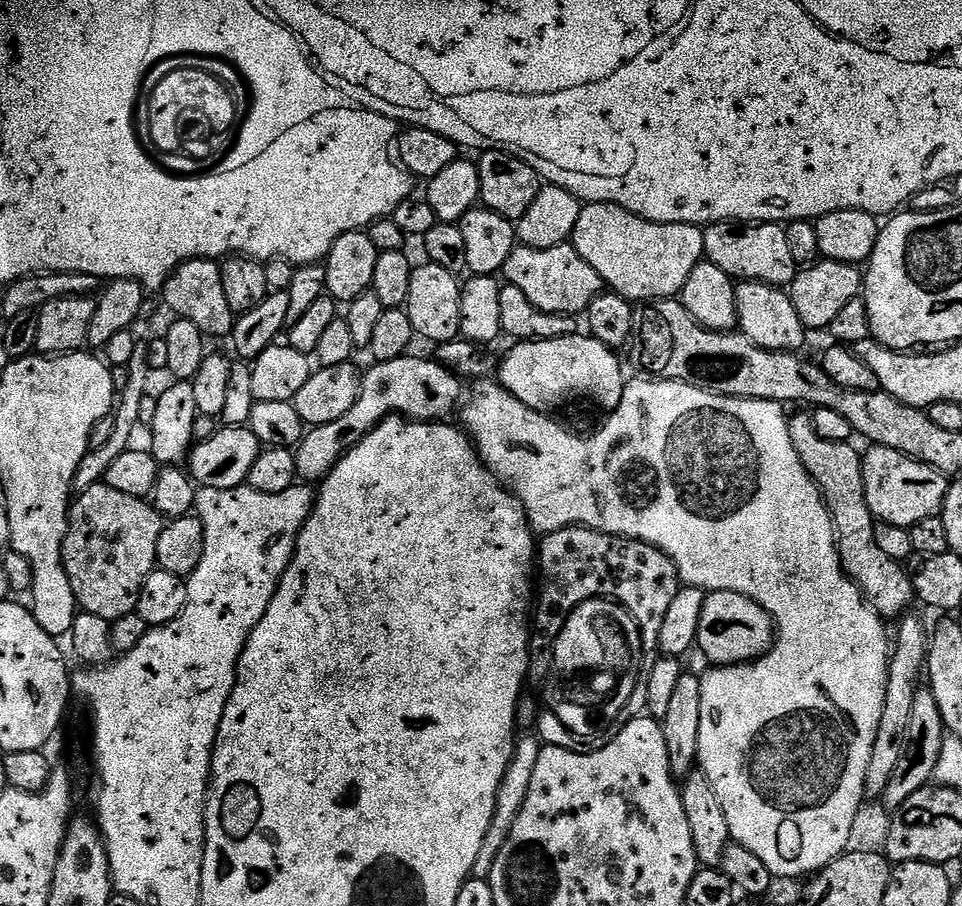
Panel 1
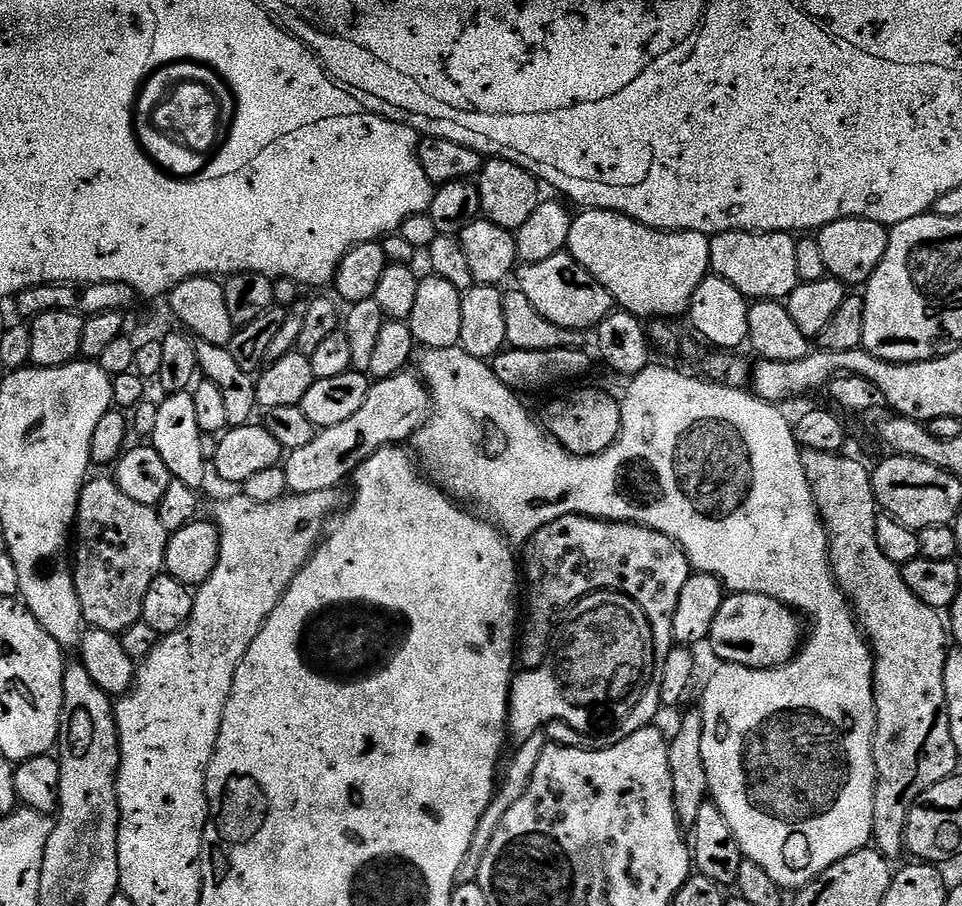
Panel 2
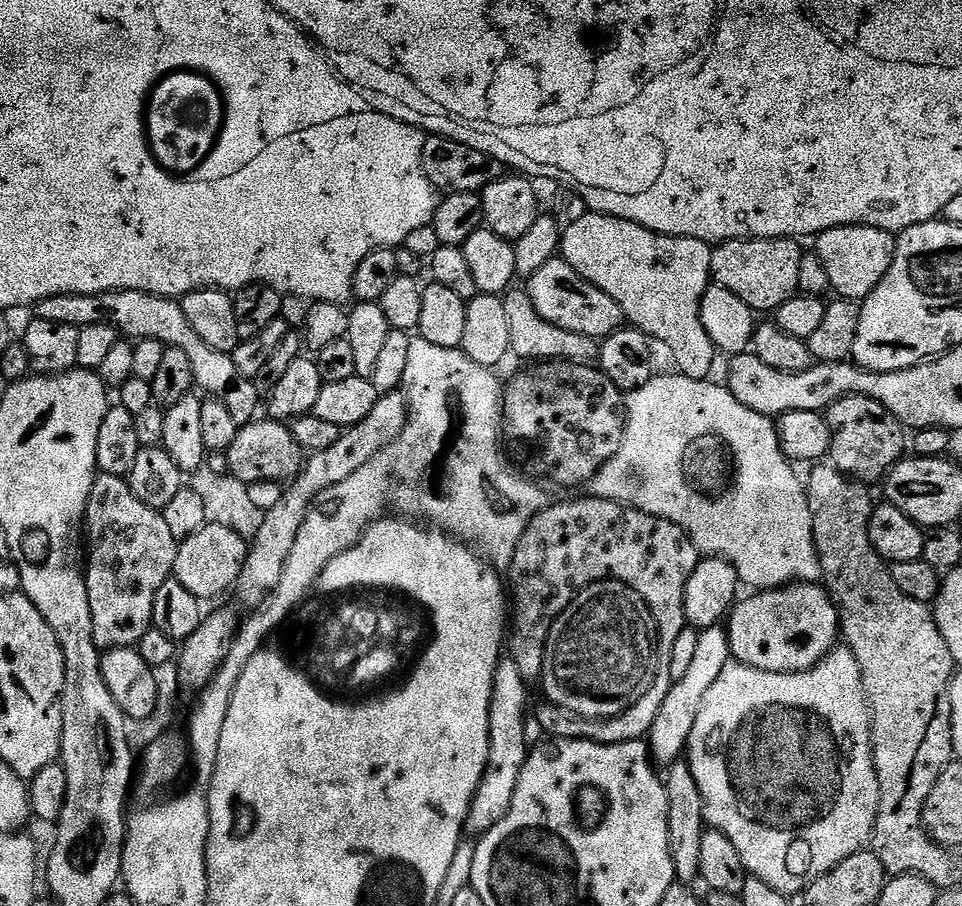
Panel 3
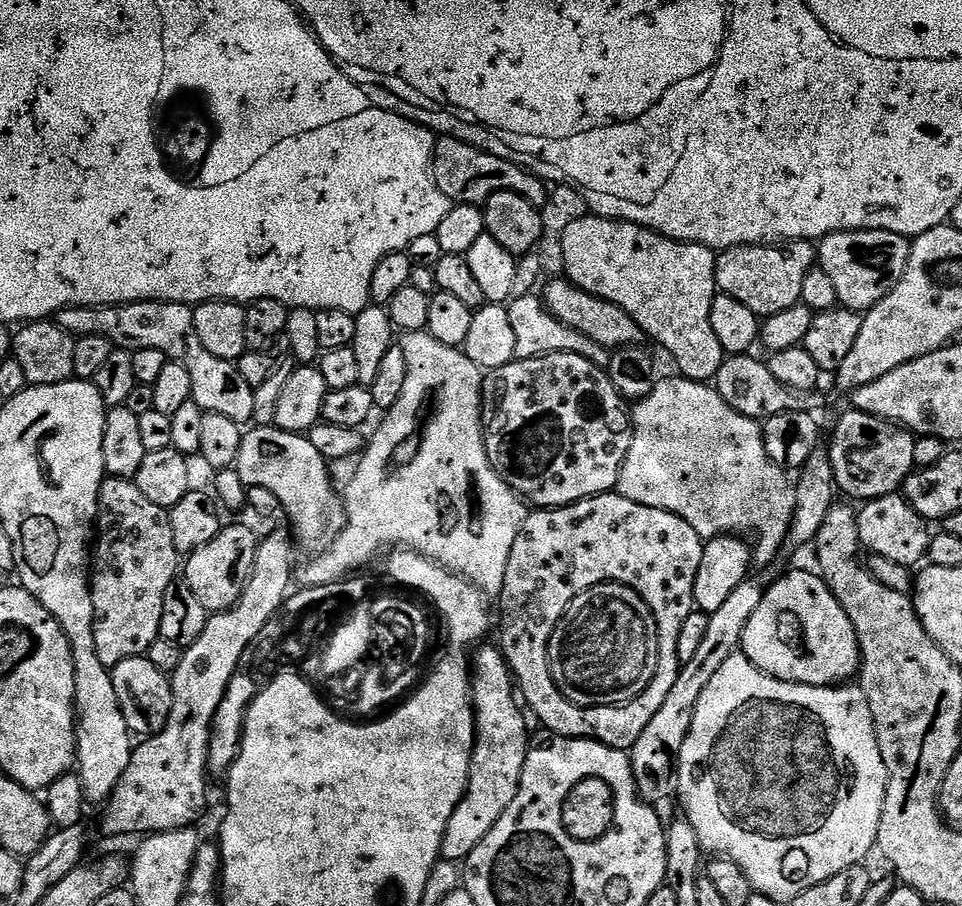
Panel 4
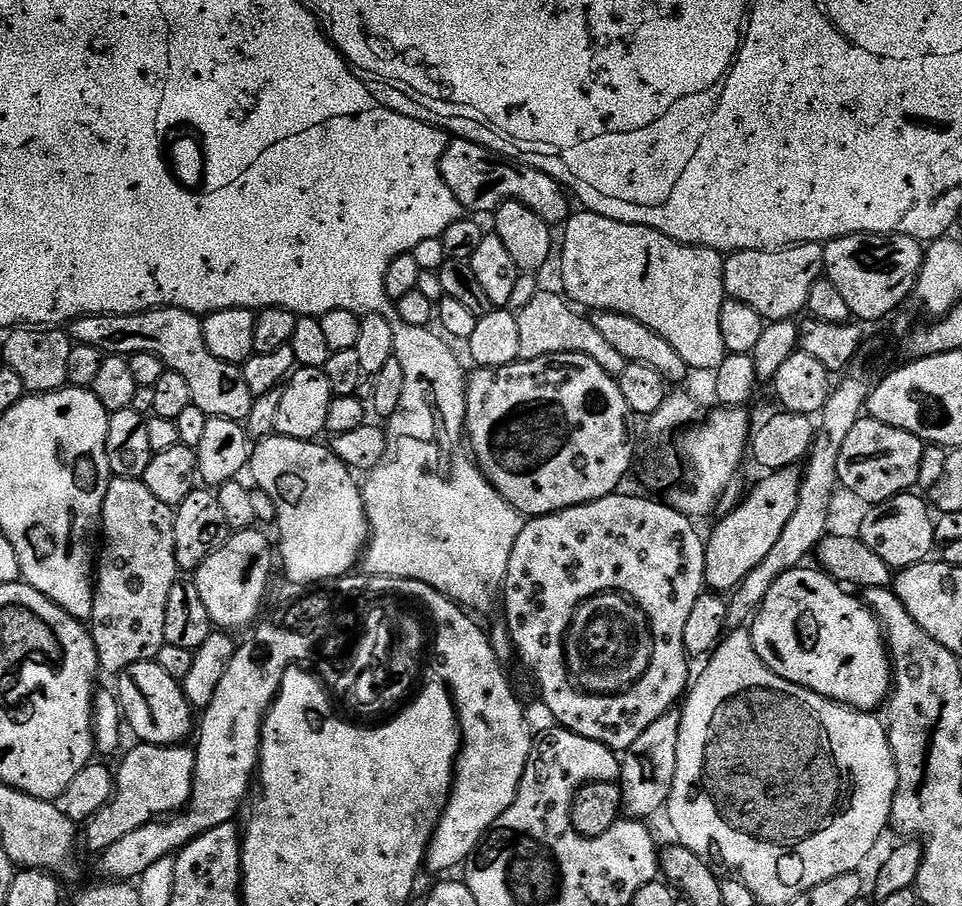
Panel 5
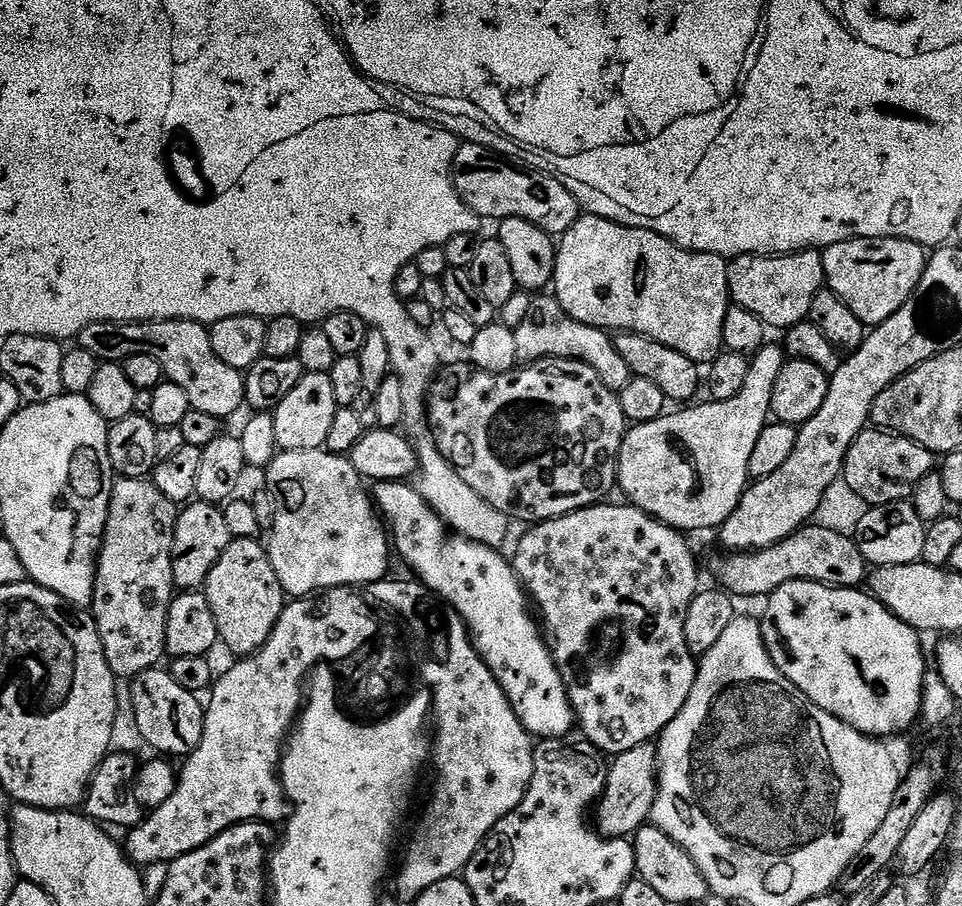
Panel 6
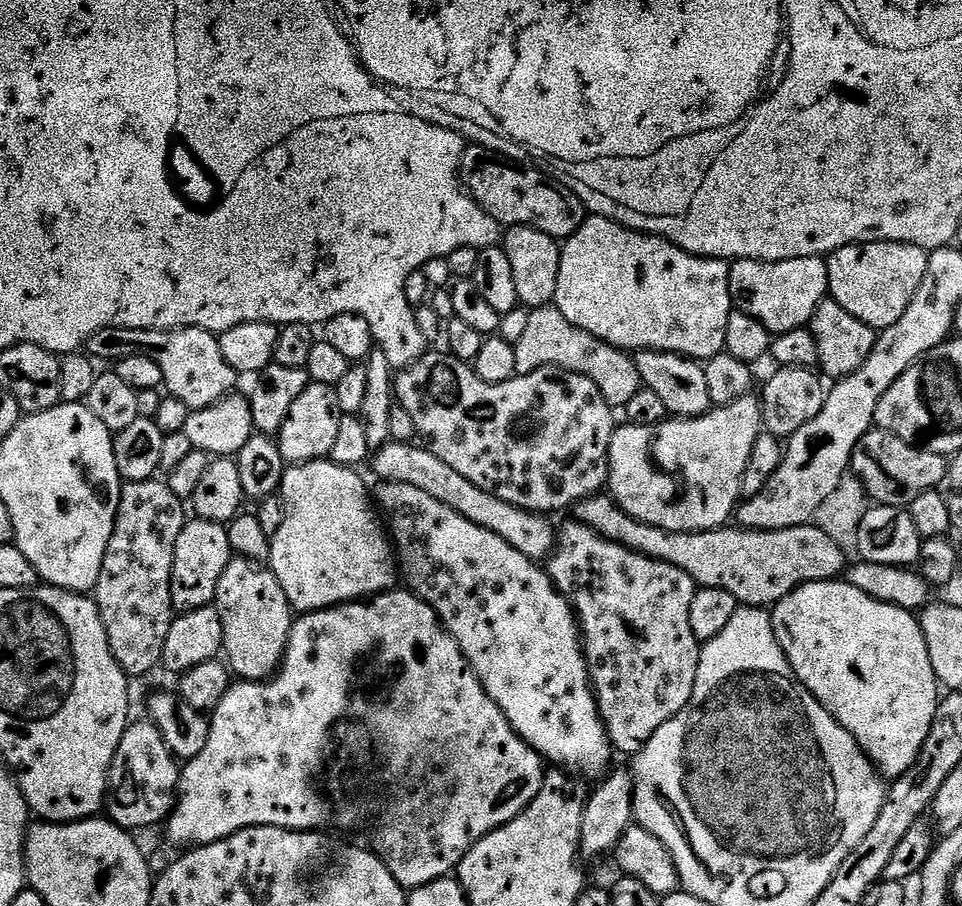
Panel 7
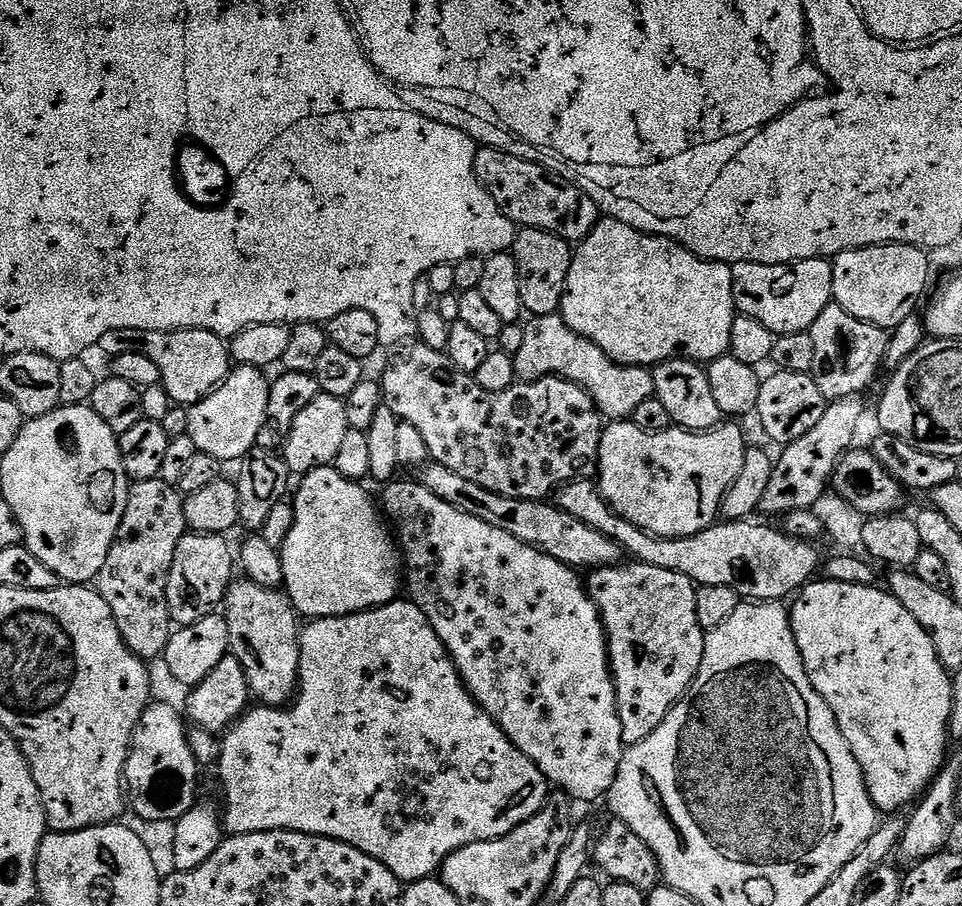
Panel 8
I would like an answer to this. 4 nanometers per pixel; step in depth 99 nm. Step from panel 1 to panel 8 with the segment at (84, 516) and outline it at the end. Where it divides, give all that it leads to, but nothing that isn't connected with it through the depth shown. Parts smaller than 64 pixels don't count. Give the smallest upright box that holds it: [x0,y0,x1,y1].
[94,478,189,662]

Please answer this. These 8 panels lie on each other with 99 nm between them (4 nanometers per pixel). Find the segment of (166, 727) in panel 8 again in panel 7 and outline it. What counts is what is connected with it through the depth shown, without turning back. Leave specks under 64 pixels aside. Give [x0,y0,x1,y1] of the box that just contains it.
[107,719,182,830]

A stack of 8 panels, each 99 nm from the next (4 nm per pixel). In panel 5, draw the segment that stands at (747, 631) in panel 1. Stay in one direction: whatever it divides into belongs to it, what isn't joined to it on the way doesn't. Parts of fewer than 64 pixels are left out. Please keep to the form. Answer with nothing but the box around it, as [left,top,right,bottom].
[750,567,893,713]

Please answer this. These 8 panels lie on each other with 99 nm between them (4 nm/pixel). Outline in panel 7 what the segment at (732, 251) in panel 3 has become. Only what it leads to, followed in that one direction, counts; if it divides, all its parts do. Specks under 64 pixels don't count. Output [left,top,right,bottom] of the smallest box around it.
[728,256,829,334]

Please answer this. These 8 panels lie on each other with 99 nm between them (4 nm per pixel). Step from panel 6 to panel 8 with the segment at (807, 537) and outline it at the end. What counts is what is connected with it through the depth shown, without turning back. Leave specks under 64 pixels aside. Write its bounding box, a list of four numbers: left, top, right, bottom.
[554,478,822,602]

